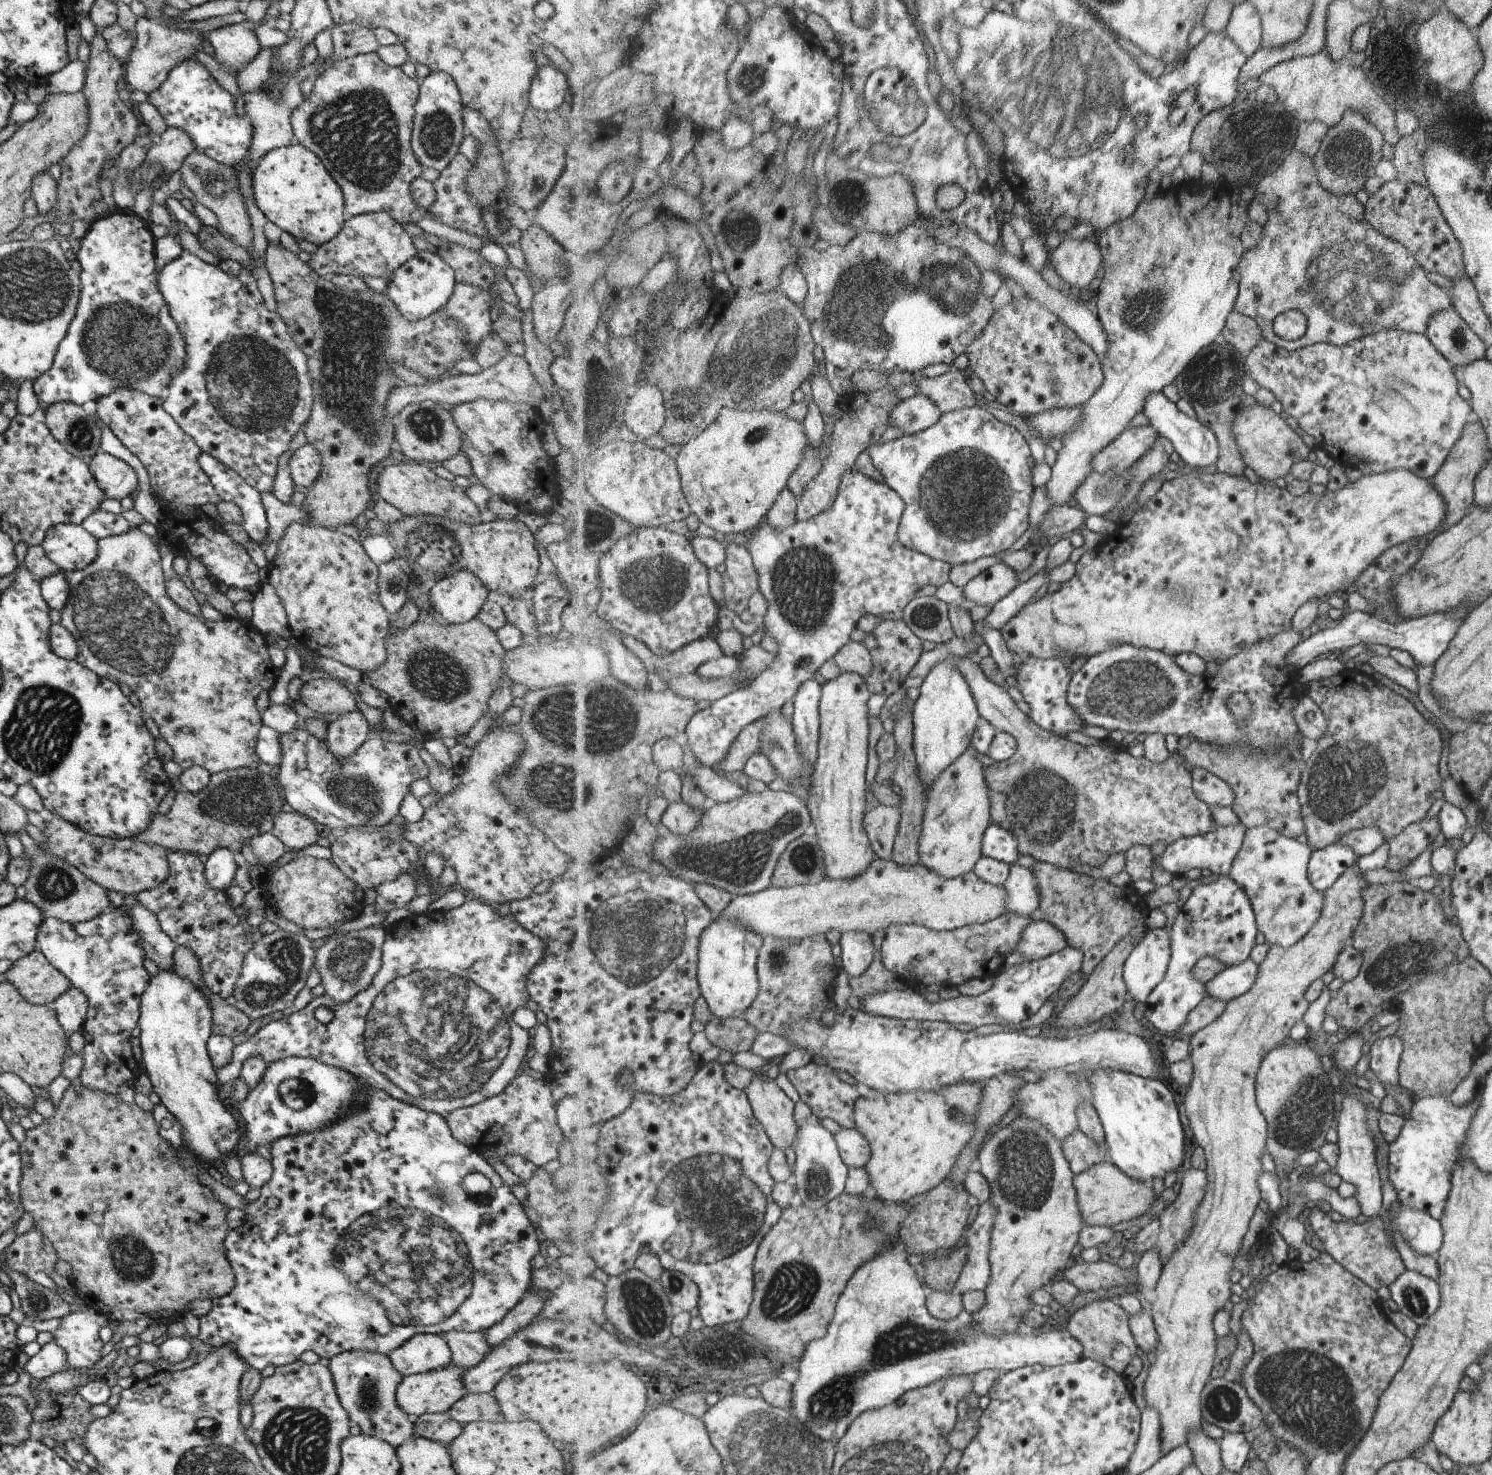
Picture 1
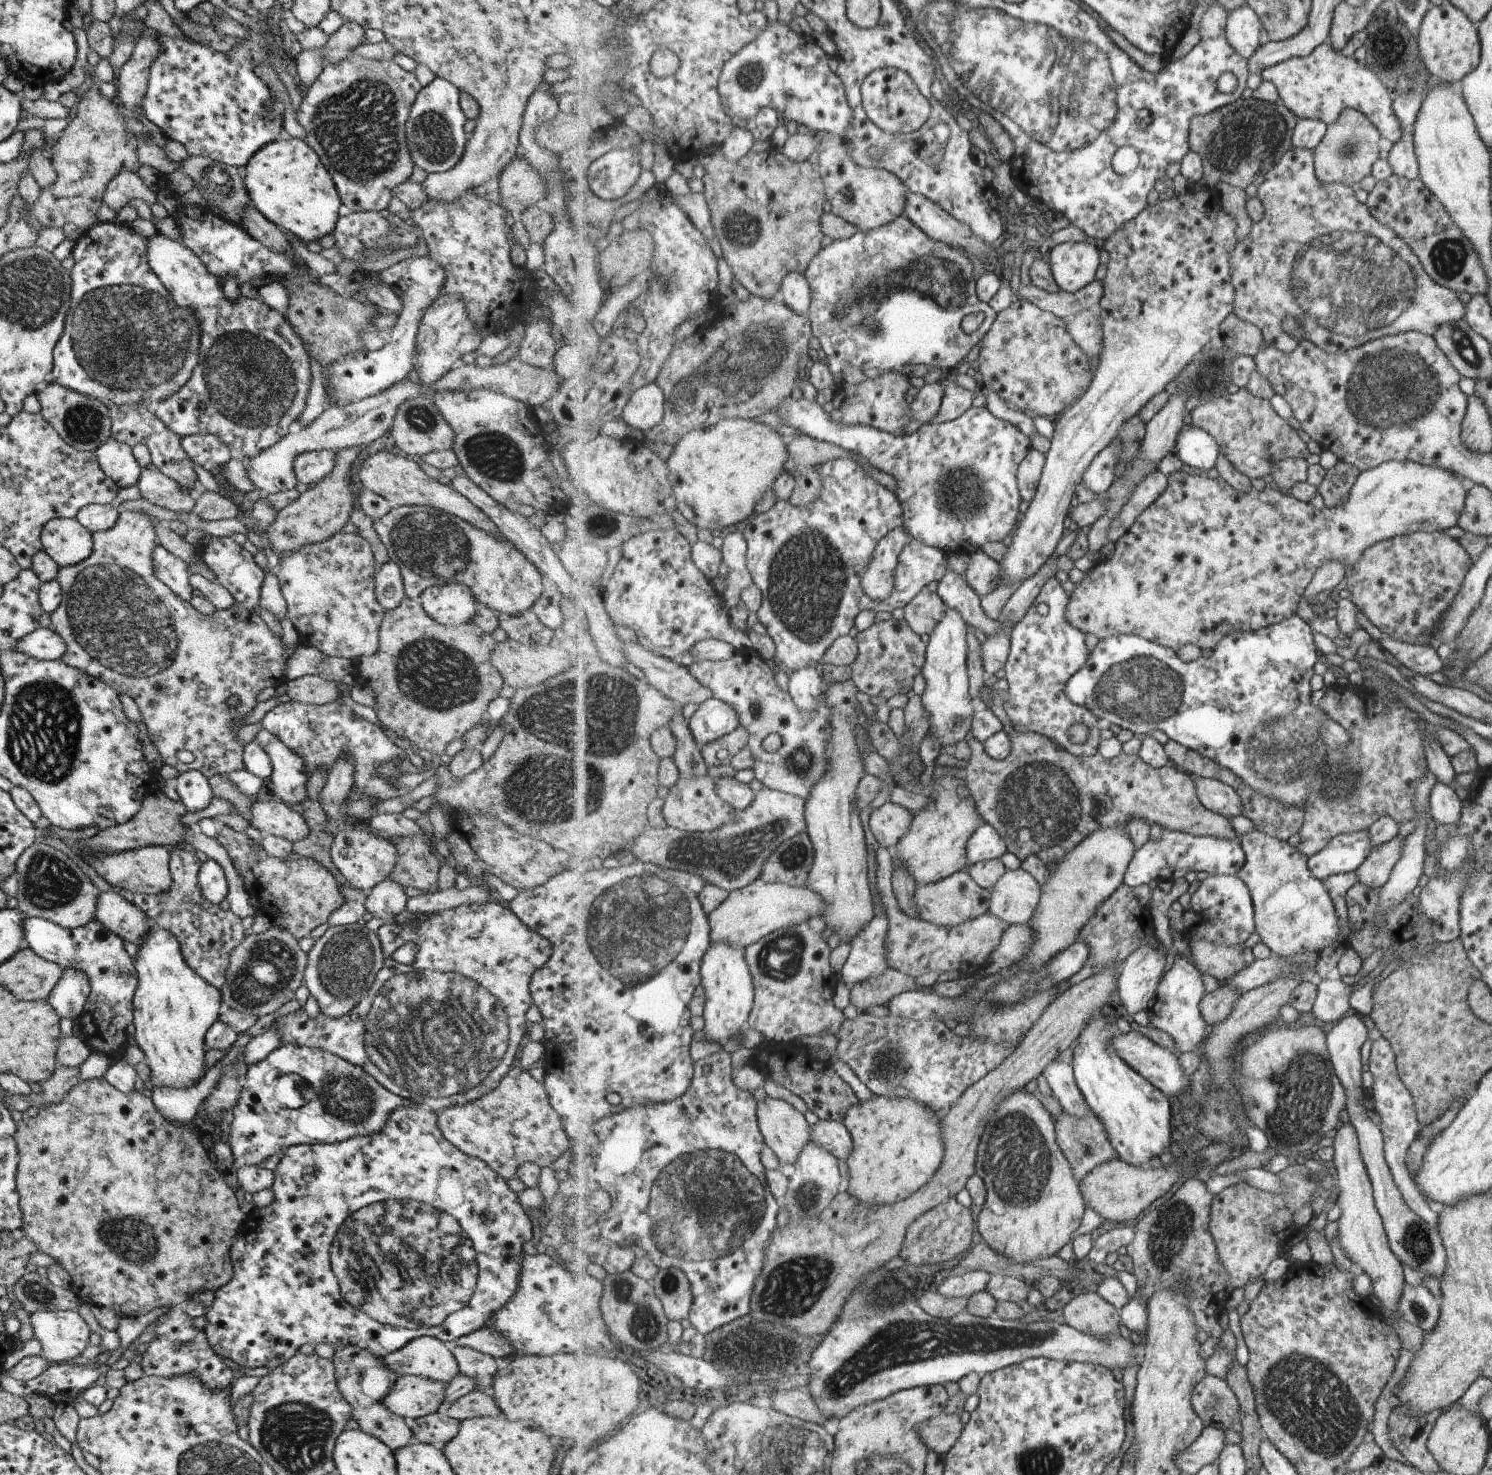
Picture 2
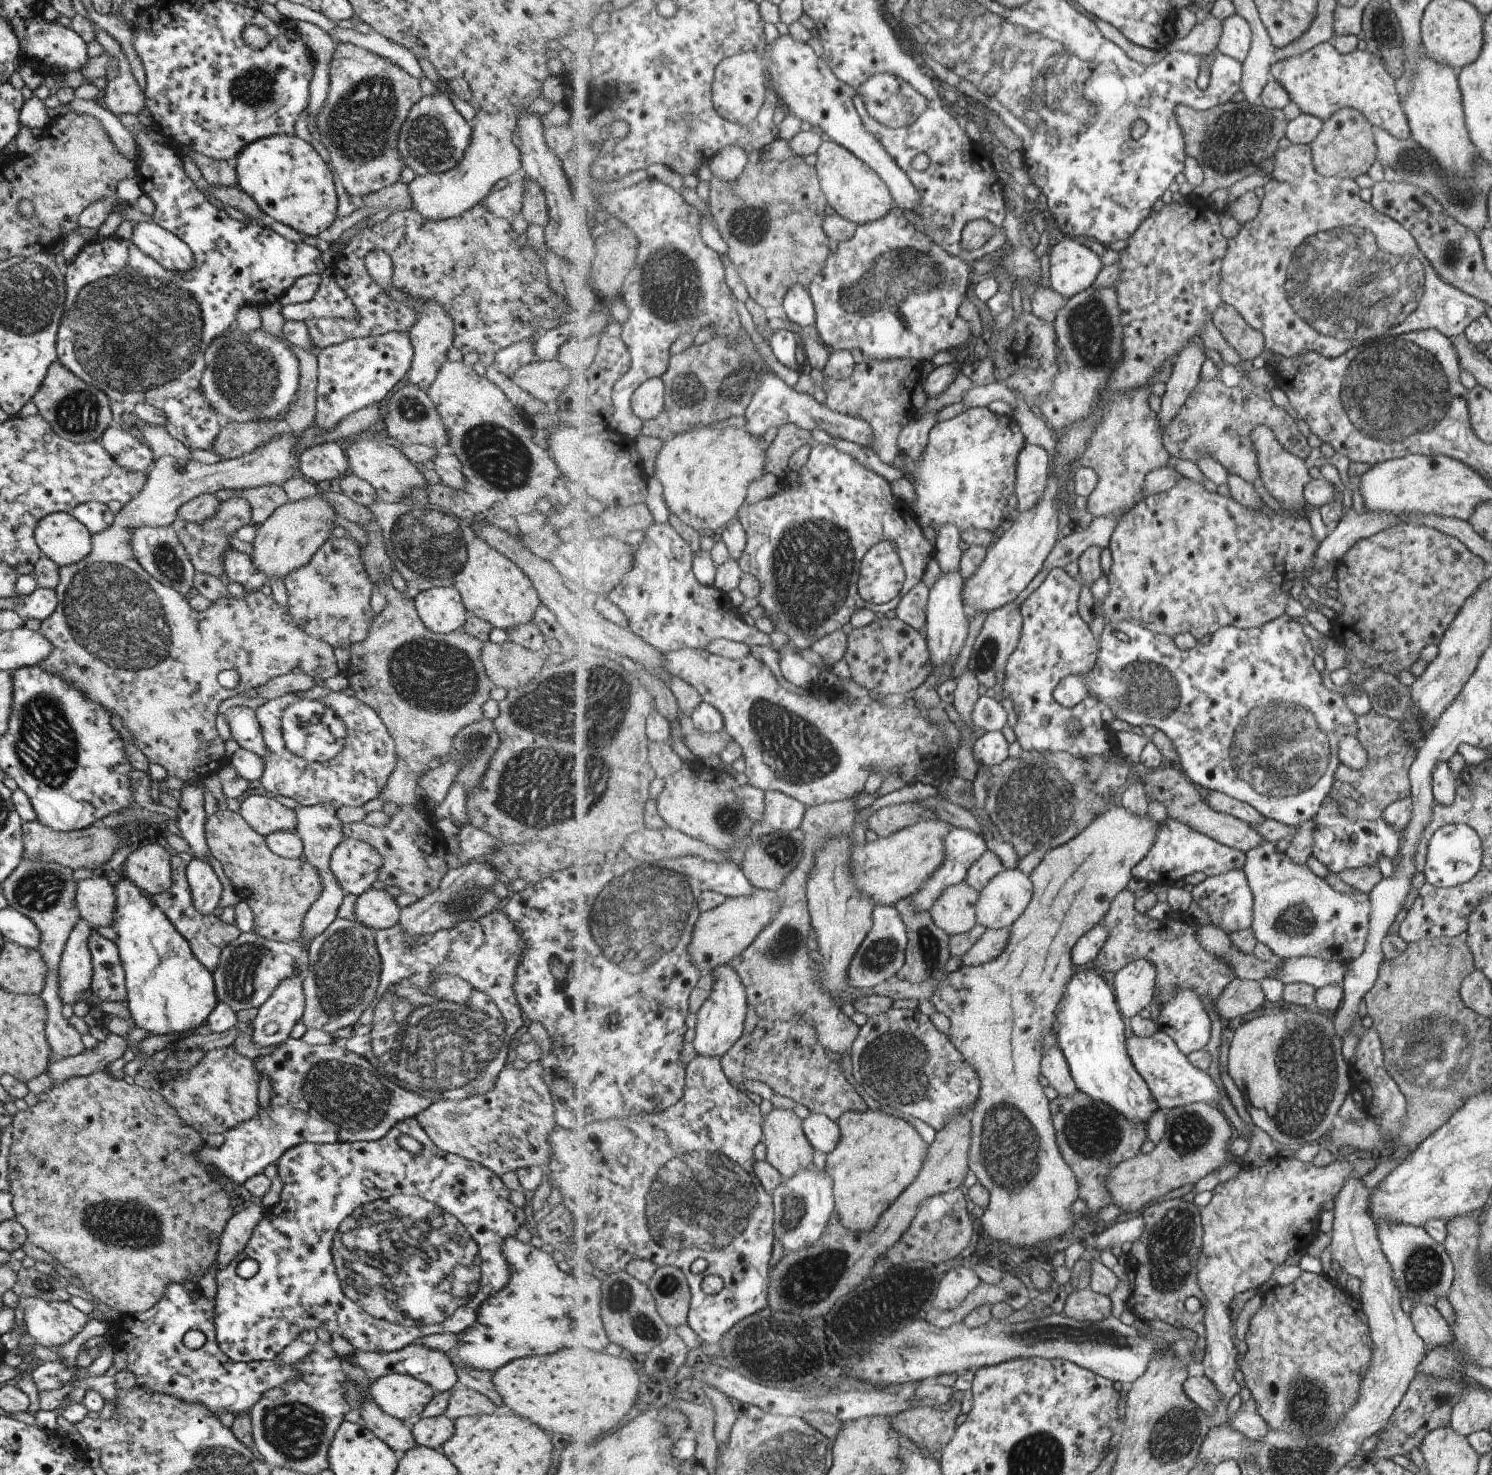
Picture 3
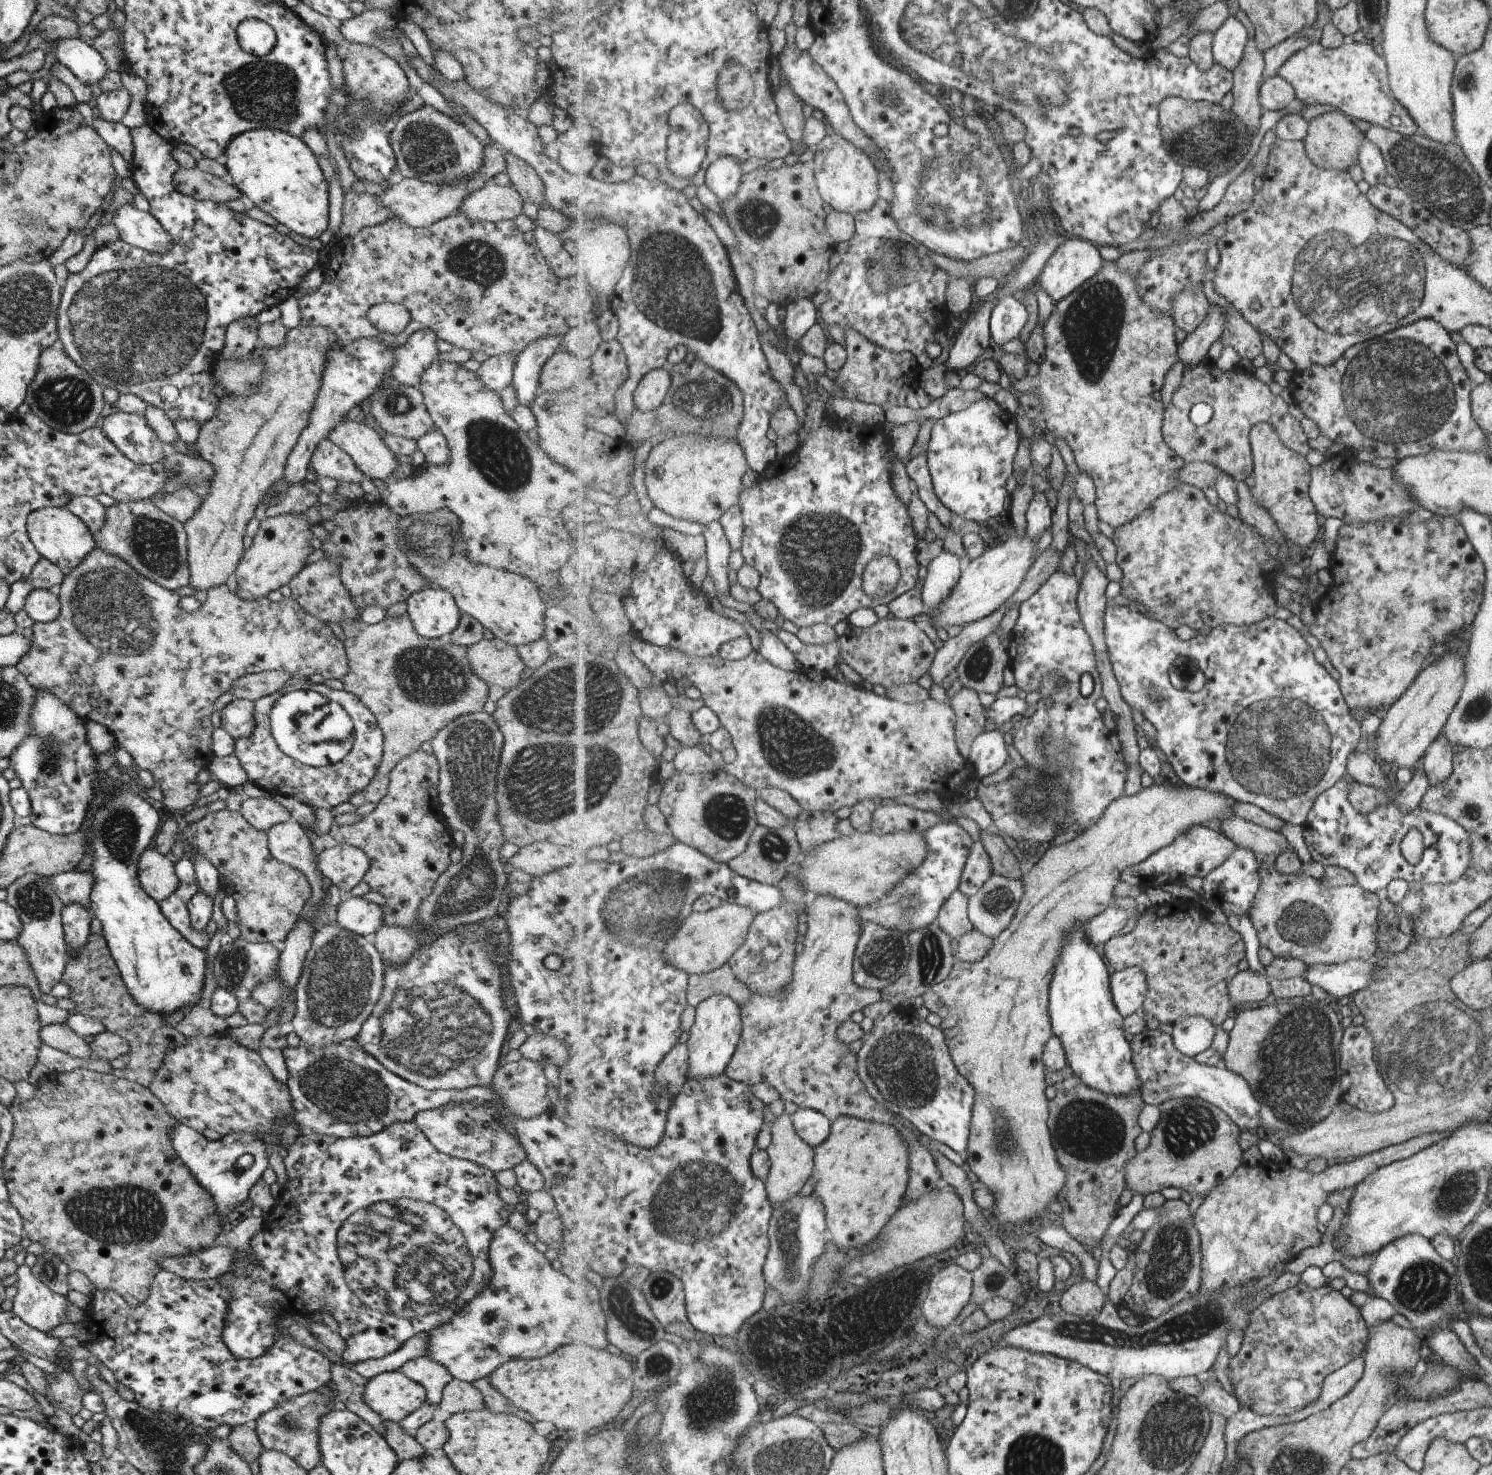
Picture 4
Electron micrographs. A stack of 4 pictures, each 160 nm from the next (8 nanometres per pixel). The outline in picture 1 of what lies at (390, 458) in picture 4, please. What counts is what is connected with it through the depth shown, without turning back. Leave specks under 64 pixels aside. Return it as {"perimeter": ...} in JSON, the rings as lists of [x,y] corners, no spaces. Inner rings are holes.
{"perimeter":[[[405,460],[405,462],[385,467],[377,480],[377,494],[405,517],[431,515],[470,525],[481,522],[479,510],[465,495],[463,489],[453,481],[437,477],[433,470],[423,463]]]}

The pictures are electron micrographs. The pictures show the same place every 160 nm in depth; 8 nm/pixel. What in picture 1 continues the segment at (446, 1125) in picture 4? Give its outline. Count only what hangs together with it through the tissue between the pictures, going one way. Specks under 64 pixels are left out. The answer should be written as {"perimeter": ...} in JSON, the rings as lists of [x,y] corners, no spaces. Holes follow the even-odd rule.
{"perimeter":[[[523,1073],[513,1077],[513,1080],[503,1089],[503,1092],[474,1105],[452,1110],[443,1118],[448,1124],[452,1137],[481,1155],[496,1170],[501,1180],[509,1188],[513,1185],[525,1184],[525,1182],[521,1182],[510,1170],[507,1170],[502,1162],[507,1155],[519,1155],[536,1167],[560,1167],[571,1146],[576,1142],[570,1136],[564,1135],[557,1126],[553,1097],[545,1078],[532,1078]]]}

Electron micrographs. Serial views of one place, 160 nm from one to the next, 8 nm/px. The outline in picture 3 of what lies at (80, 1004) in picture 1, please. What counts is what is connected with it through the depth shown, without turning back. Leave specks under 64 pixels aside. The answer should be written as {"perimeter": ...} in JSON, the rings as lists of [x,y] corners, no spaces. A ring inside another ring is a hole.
{"perimeter":[[[80,920],[69,933],[58,962],[57,994],[62,1004],[73,1006],[89,992],[92,964],[86,945],[90,928]]]}

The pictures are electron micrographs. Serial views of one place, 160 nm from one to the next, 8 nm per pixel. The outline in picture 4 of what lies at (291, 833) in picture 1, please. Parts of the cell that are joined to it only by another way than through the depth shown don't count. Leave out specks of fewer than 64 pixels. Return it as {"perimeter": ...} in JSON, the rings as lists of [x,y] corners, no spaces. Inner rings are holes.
{"perimeter":[[[245,797],[238,811],[248,825],[264,833],[274,824],[290,819],[289,811],[274,798],[268,797]]]}

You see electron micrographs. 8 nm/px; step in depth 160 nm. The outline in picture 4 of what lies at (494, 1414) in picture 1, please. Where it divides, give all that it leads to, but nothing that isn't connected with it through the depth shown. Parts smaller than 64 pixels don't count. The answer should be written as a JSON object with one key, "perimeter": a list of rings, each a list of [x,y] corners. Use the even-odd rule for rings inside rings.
{"perimeter":[[[453,1378],[443,1387],[437,1405],[450,1414],[485,1408],[482,1394],[471,1383]]]}

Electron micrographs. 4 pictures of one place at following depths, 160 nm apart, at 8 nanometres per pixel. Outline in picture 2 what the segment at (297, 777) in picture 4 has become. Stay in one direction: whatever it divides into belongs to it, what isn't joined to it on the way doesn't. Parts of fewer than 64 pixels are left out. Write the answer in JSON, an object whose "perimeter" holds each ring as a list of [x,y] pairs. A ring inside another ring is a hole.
{"perimeter":[[[291,701],[275,705],[263,715],[260,723],[263,729],[304,760],[306,777],[314,768],[323,768],[327,772],[333,761],[345,753],[352,760],[354,770],[351,789],[379,801],[399,796],[399,791],[381,780],[376,772],[379,765],[399,758],[404,751],[394,746],[377,726],[353,715],[347,706],[337,701],[319,706]]]}

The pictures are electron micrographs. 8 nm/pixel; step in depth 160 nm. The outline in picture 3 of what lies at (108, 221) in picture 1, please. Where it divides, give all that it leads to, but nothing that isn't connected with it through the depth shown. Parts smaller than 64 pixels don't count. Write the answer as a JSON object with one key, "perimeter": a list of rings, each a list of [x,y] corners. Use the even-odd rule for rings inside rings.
{"perimeter":[[[139,133],[133,136],[137,146],[138,158],[133,161],[135,167],[134,180],[142,190],[142,194],[148,196],[154,202],[154,212],[151,214],[151,219],[155,224],[164,228],[166,231],[172,232],[179,237],[189,248],[193,255],[194,262],[191,270],[188,270],[182,275],[166,271],[162,266],[159,266],[152,258],[143,254],[137,247],[135,250],[123,250],[123,240],[119,237],[97,237],[91,241],[85,242],[82,249],[71,258],[71,262],[63,269],[64,273],[64,309],[60,316],[60,323],[56,330],[56,360],[61,363],[61,366],[67,372],[74,374],[82,381],[88,381],[95,384],[110,402],[121,402],[124,406],[132,407],[137,403],[147,403],[153,405],[157,409],[161,409],[166,416],[167,424],[164,426],[171,438],[179,440],[189,451],[201,450],[207,451],[212,447],[212,442],[221,429],[219,417],[215,411],[207,404],[202,393],[198,390],[199,383],[202,378],[202,370],[204,369],[204,352],[209,346],[209,343],[215,338],[221,336],[233,322],[237,309],[241,305],[265,305],[267,303],[279,300],[279,297],[297,280],[300,276],[318,274],[323,272],[326,267],[321,263],[321,252],[313,246],[305,243],[293,243],[271,231],[268,227],[262,227],[256,223],[237,221],[231,219],[225,214],[223,209],[217,209],[212,206],[206,198],[200,193],[198,183],[192,182],[183,173],[181,155],[177,149],[171,148],[168,144],[157,144],[153,142],[147,134]]]}

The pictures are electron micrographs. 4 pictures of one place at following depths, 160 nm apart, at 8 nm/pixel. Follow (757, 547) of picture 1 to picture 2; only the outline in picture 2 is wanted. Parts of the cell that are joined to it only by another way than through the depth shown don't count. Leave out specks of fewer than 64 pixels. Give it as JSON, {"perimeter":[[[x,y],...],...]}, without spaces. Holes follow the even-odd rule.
{"perimeter":[[[851,457],[830,460],[822,465],[821,468],[824,482],[823,492],[815,502],[804,507],[796,507],[789,501],[779,501],[766,513],[751,516],[751,518],[749,518],[749,524],[743,531],[748,542],[747,562],[749,570],[751,571],[755,584],[763,591],[764,594],[762,608],[759,612],[757,612],[758,620],[766,628],[768,635],[776,642],[778,649],[776,650],[776,655],[773,661],[778,664],[779,668],[773,670],[773,674],[783,681],[791,673],[794,673],[799,669],[819,667],[824,660],[826,652],[830,649],[830,646],[833,645],[839,637],[847,636],[847,634],[851,632],[851,628],[853,628],[856,624],[856,618],[863,611],[893,612],[895,608],[904,609],[925,588],[925,586],[929,584],[929,582],[933,582],[933,580],[941,580],[941,578],[948,573],[947,556],[944,552],[938,548],[927,546],[925,543],[914,539],[907,544],[906,547],[903,548],[903,552],[899,554],[899,560],[897,560],[899,564],[897,564],[897,568],[895,568],[894,591],[889,594],[886,599],[880,601],[872,599],[862,587],[862,580],[868,571],[872,558],[874,557],[875,549],[879,542],[882,541],[882,538],[885,538],[894,528],[905,525],[905,510],[902,502],[895,490],[887,490],[885,486],[881,486],[879,482],[875,482],[869,474],[865,474],[865,470],[863,470],[863,468],[859,466],[859,463]],[[715,697],[701,703],[689,719],[691,732],[702,749],[741,726],[738,712]]]}

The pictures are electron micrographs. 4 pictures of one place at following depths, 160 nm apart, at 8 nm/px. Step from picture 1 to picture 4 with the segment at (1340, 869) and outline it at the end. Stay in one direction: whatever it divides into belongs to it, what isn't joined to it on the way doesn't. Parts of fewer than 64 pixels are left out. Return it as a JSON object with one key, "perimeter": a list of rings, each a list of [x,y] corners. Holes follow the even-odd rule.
{"perimeter":[[[1347,773],[1333,788],[1321,793],[1315,799],[1309,818],[1304,824],[1306,841],[1315,861],[1324,868],[1331,865],[1346,868],[1357,877],[1359,885],[1374,893],[1387,888],[1395,878],[1402,878],[1407,882],[1418,882],[1421,886],[1427,883],[1449,885],[1457,882],[1463,873],[1466,873],[1471,860],[1471,838],[1458,822],[1447,816],[1425,811],[1421,806],[1413,811],[1403,811],[1402,807],[1395,802],[1381,805],[1372,813],[1363,814],[1350,801],[1350,786],[1354,782],[1354,778]],[[1412,835],[1415,835],[1421,843],[1422,854],[1416,862],[1402,853],[1403,842]]]}

